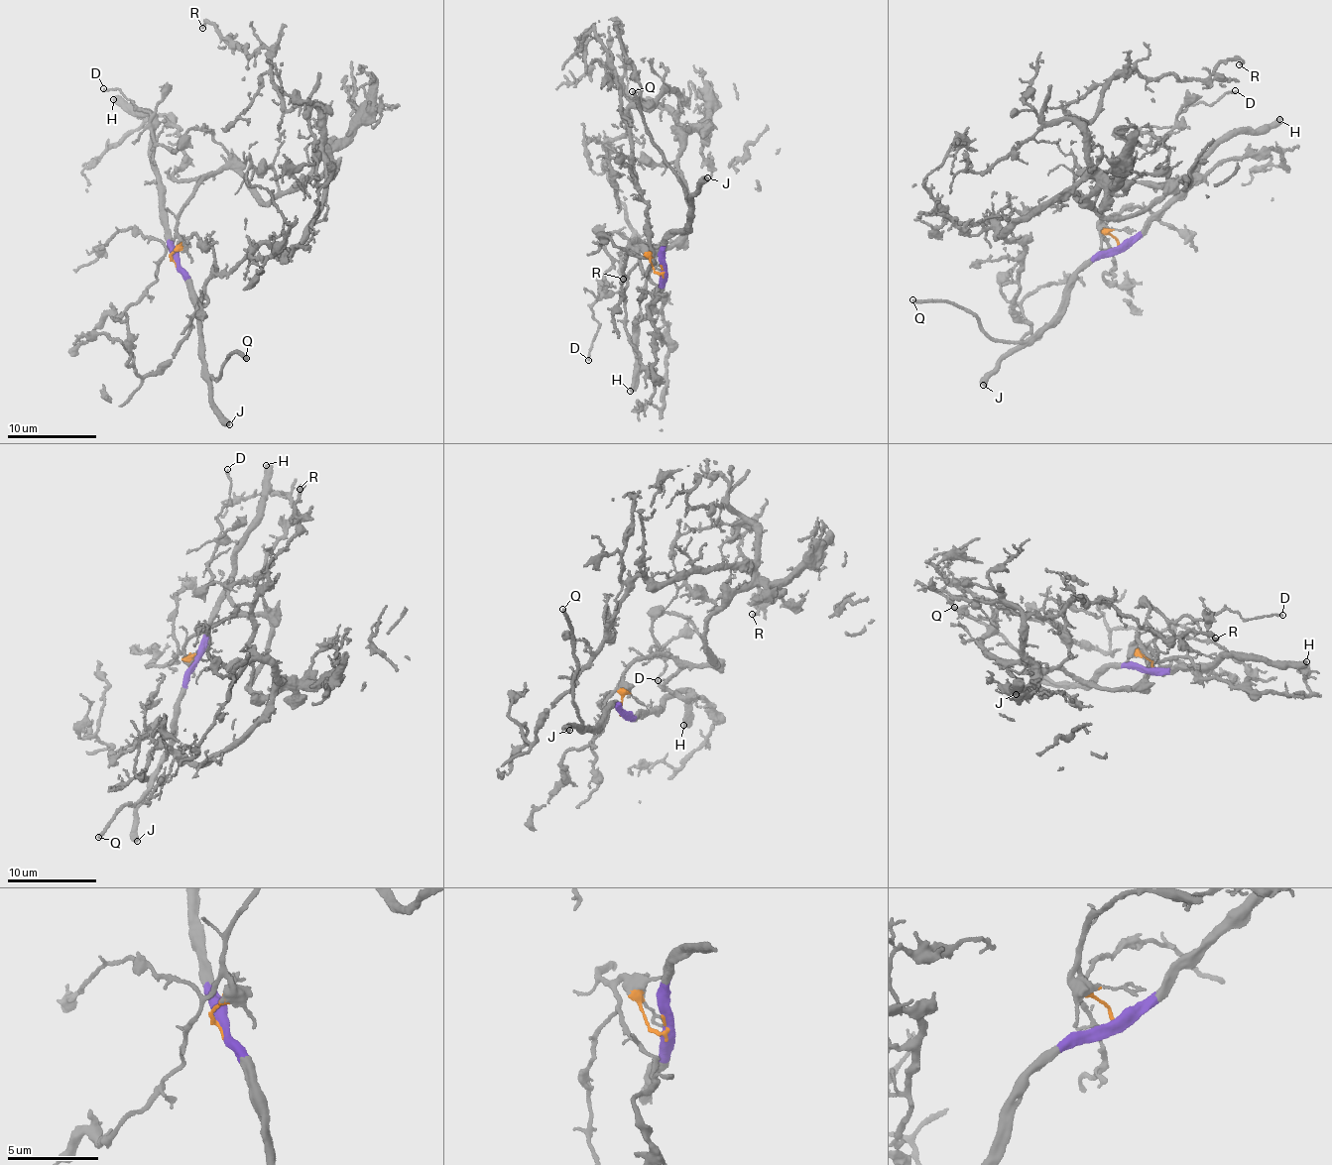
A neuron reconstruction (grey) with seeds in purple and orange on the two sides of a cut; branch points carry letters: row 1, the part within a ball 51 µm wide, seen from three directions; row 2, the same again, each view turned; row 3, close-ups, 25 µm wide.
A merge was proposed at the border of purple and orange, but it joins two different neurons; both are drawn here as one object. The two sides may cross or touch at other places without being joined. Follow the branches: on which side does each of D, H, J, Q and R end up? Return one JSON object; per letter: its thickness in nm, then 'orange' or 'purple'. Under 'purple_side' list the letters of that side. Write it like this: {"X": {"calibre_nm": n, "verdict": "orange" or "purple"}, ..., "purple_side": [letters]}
{"D": {"calibre_nm": 150, "verdict": "orange"}, "H": {"calibre_nm": 550, "verdict": "purple"}, "J": {"calibre_nm": 500, "verdict": "purple"}, "Q": {"calibre_nm": 240, "verdict": "purple"}, "R": {"calibre_nm": 200, "verdict": "orange"}, "purple_side": ["H", "J", "Q"]}

